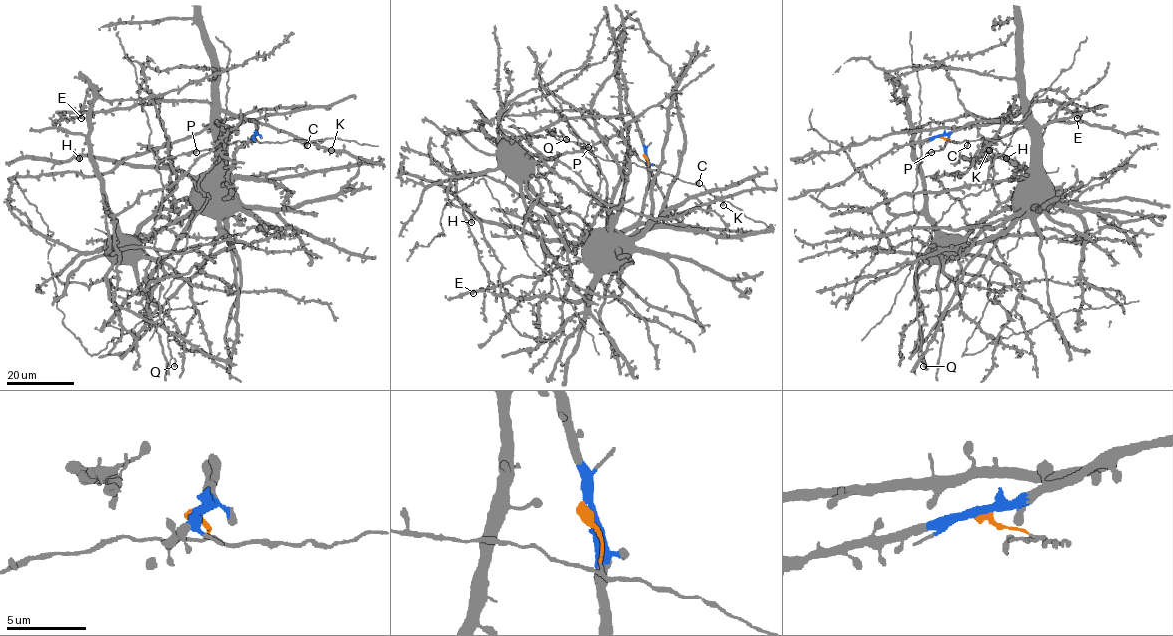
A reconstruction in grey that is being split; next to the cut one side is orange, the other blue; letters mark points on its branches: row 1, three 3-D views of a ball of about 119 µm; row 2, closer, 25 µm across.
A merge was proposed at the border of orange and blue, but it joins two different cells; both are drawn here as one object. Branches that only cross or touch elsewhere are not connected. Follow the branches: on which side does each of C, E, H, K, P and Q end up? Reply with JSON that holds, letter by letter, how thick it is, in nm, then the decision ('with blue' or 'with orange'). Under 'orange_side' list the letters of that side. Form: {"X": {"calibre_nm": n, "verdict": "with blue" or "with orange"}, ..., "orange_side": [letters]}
{"C": {"calibre_nm": 460, "verdict": "with orange"}, "E": {"calibre_nm": 480, "verdict": "with blue"}, "H": {"calibre_nm": 550, "verdict": "with blue"}, "K": {"calibre_nm": 480, "verdict": "with blue"}, "P": {"calibre_nm": 480, "verdict": "with orange"}, "Q": {"calibre_nm": 440, "verdict": "with orange"}, "orange_side": ["C", "P", "Q"]}

